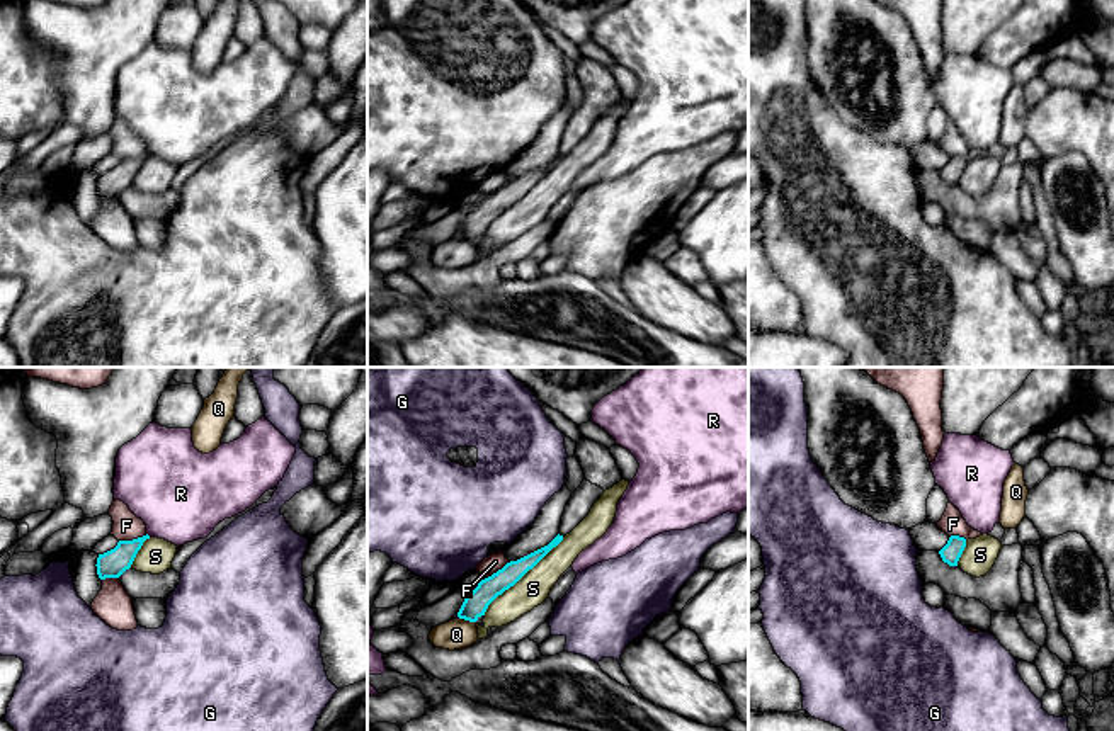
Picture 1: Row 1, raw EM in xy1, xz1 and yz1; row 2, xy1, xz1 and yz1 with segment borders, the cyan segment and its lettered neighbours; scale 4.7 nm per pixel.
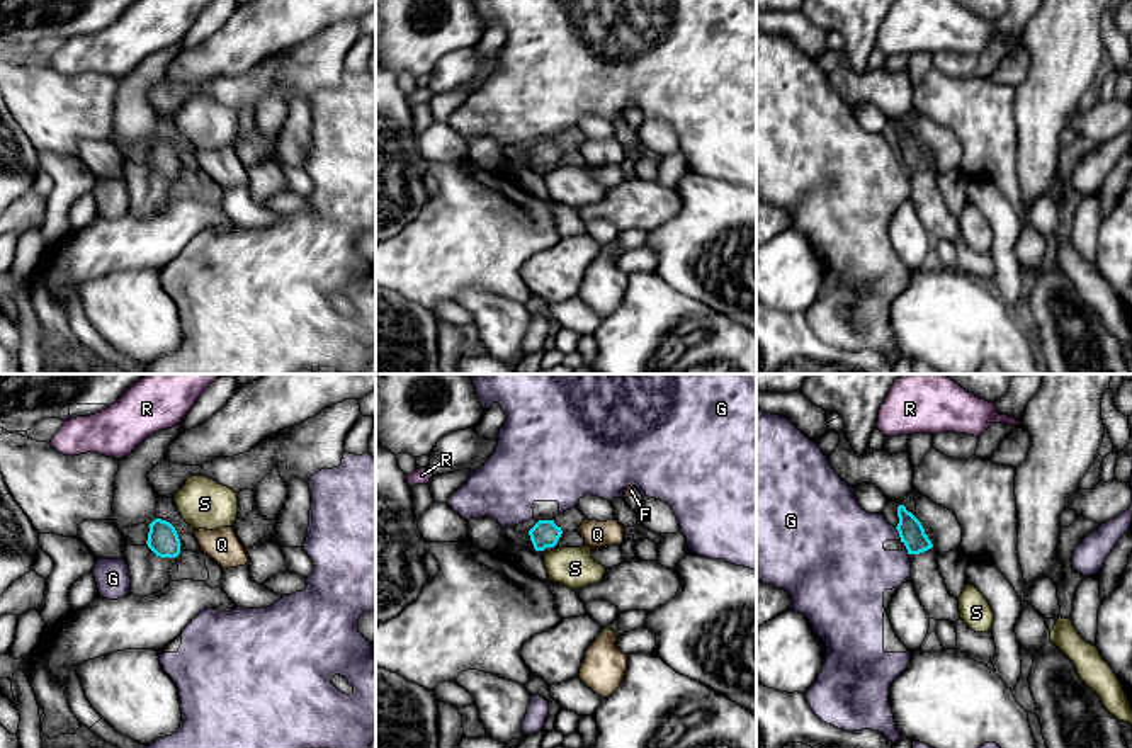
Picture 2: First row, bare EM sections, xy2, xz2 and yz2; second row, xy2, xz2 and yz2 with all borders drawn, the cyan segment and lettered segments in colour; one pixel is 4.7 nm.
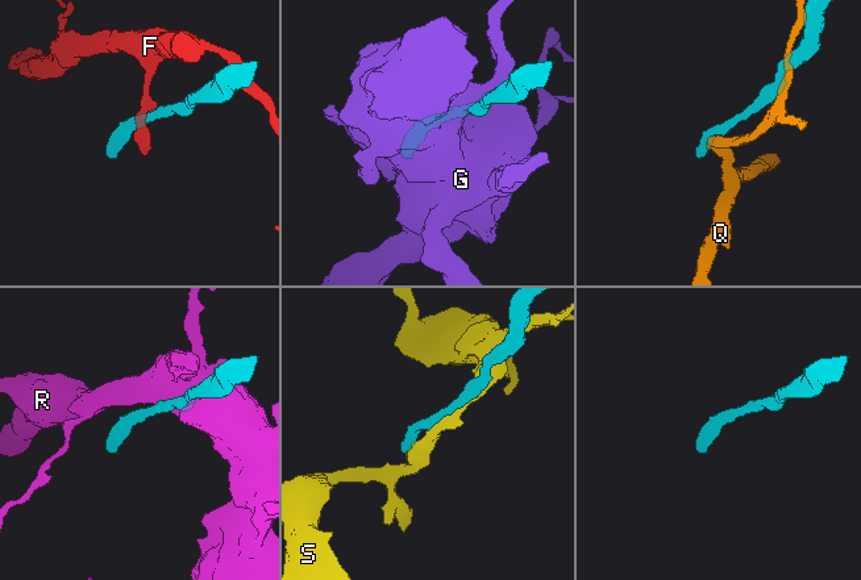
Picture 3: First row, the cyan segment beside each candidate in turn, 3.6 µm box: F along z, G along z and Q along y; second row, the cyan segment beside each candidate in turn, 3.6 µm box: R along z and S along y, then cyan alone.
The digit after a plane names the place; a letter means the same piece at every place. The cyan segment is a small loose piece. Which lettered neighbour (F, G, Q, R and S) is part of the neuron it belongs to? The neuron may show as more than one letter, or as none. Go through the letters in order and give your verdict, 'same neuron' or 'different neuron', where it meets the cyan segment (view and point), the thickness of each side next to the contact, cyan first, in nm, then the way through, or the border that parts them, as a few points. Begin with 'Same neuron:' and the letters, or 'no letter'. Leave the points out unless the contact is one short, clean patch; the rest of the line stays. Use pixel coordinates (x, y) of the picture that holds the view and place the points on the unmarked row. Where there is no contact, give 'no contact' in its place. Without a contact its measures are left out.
Same neuron: no letter
F: different neuron | xy1 (133, 158) | 130/130 nm | along xy1 (147, 153), (119, 160)
G: different neuron | yz2 (899, 153) | 120/340 nm
Q: different neuron | xz1 (468, 238) | 120/140 nm | along xz1 (460, 237), (475, 242)
R: different neuron | no contact
S: different neuron | xz1 (521, 196) | 110/160 nm

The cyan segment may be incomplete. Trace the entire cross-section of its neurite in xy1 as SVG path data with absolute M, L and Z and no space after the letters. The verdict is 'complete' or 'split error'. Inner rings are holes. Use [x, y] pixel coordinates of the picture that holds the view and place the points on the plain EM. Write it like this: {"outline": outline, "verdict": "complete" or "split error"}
{"outline": "M143 155L133 160L119 160L117 165L97 177L97 194L100 199L119 197L131 187L138 170L150 155Z", "verdict": "complete"}

